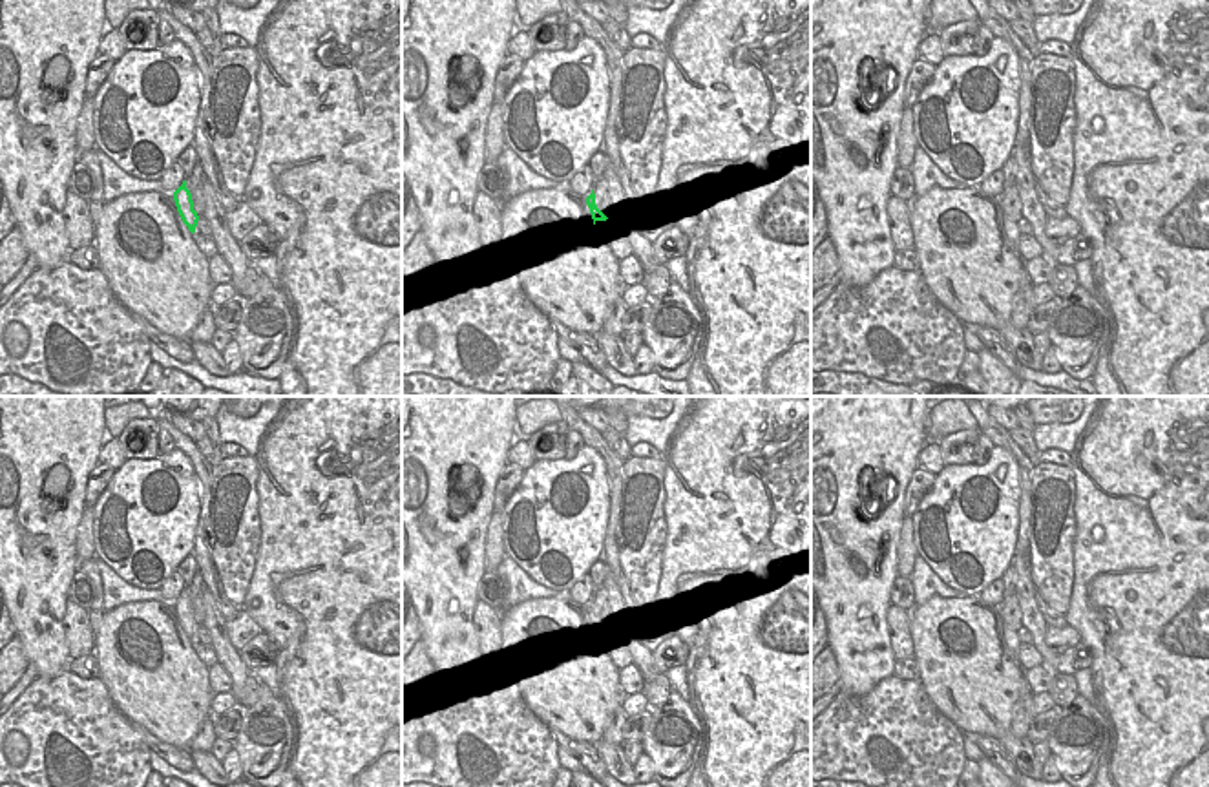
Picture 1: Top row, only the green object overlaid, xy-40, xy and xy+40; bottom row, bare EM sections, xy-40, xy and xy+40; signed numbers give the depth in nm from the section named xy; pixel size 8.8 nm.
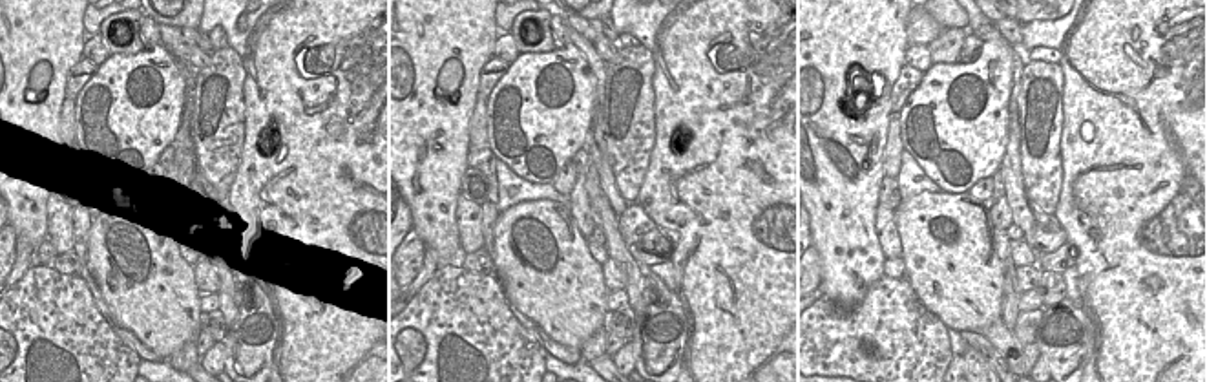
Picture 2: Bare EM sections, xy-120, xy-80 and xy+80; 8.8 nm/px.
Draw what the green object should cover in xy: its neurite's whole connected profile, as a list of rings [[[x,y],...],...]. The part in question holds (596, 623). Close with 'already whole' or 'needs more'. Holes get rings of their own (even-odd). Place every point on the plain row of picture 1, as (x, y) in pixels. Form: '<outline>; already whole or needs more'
[[[592,599],[592,603],[586,606],[586,614],[590,617],[590,623],[592,623],[592,628],[594,628],[594,634],[597,637],[597,643],[601,648],[606,648],[610,643],[608,643],[608,626],[597,617],[595,614],[595,603]]]; needs more

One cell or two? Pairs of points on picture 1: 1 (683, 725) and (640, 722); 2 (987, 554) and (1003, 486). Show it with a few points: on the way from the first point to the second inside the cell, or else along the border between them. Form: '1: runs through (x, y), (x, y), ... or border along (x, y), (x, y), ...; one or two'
1: border along (651, 707), (651, 722), (640, 740); two
2: runs through (987, 537), (987, 523), (996, 514), (999, 503); one

